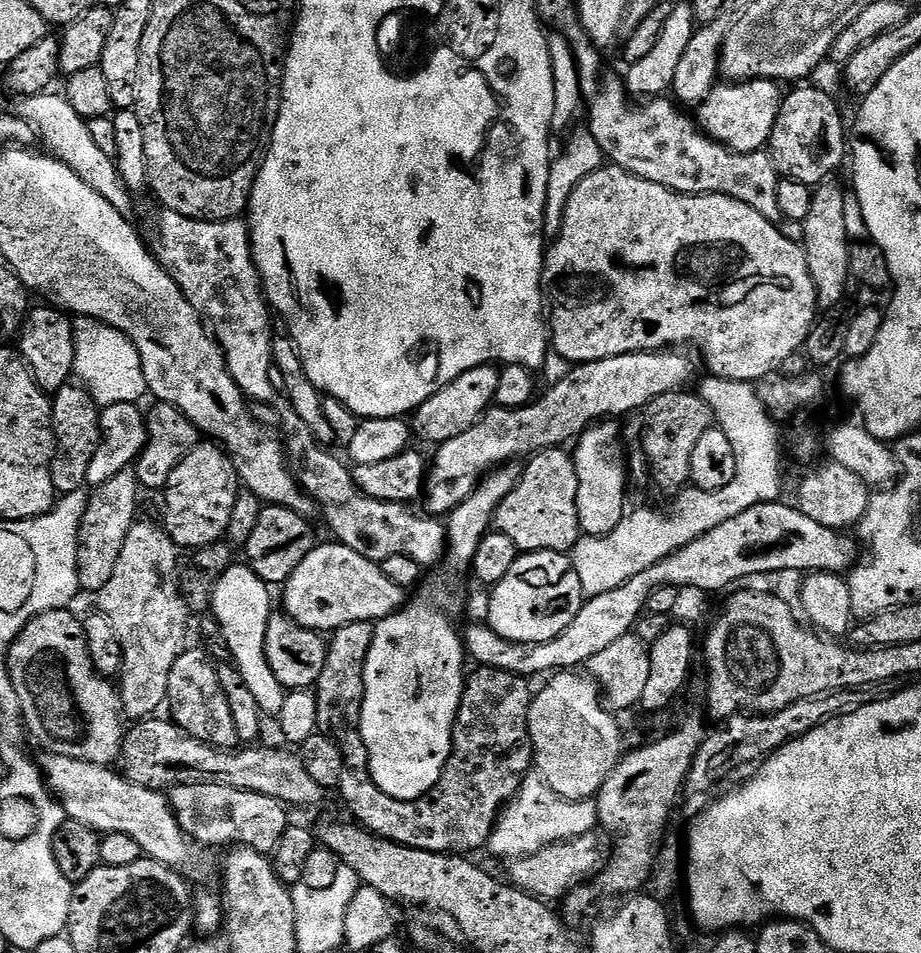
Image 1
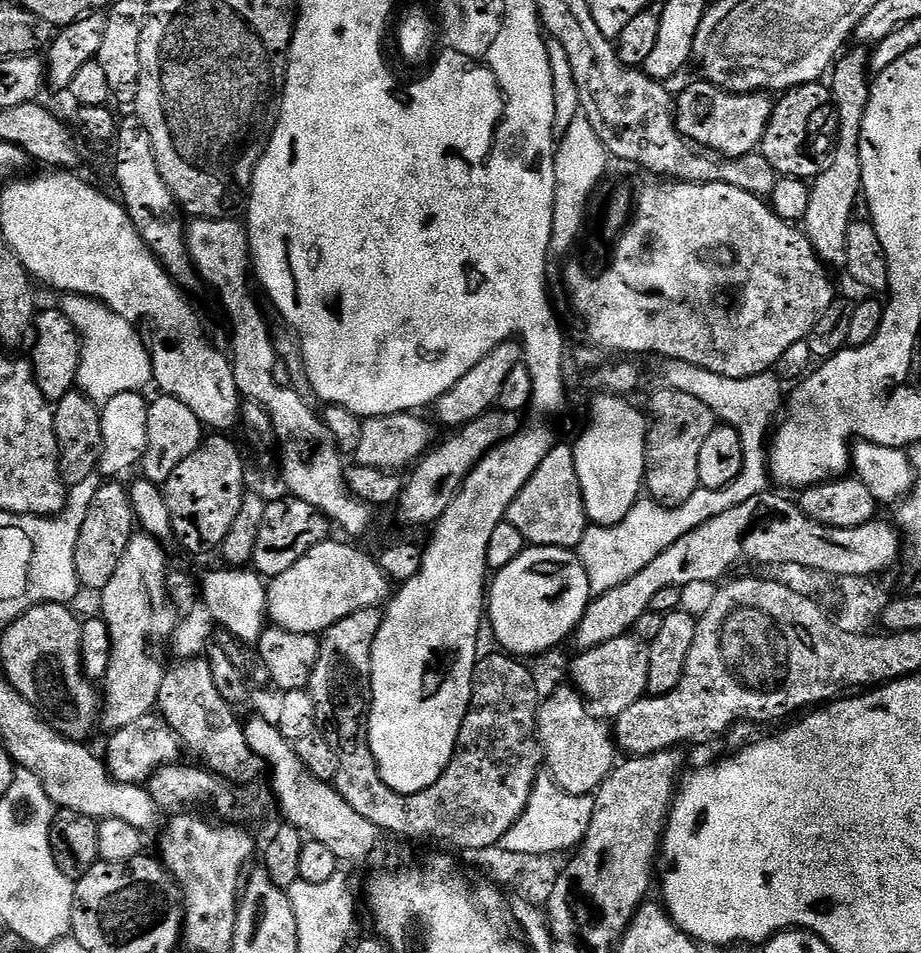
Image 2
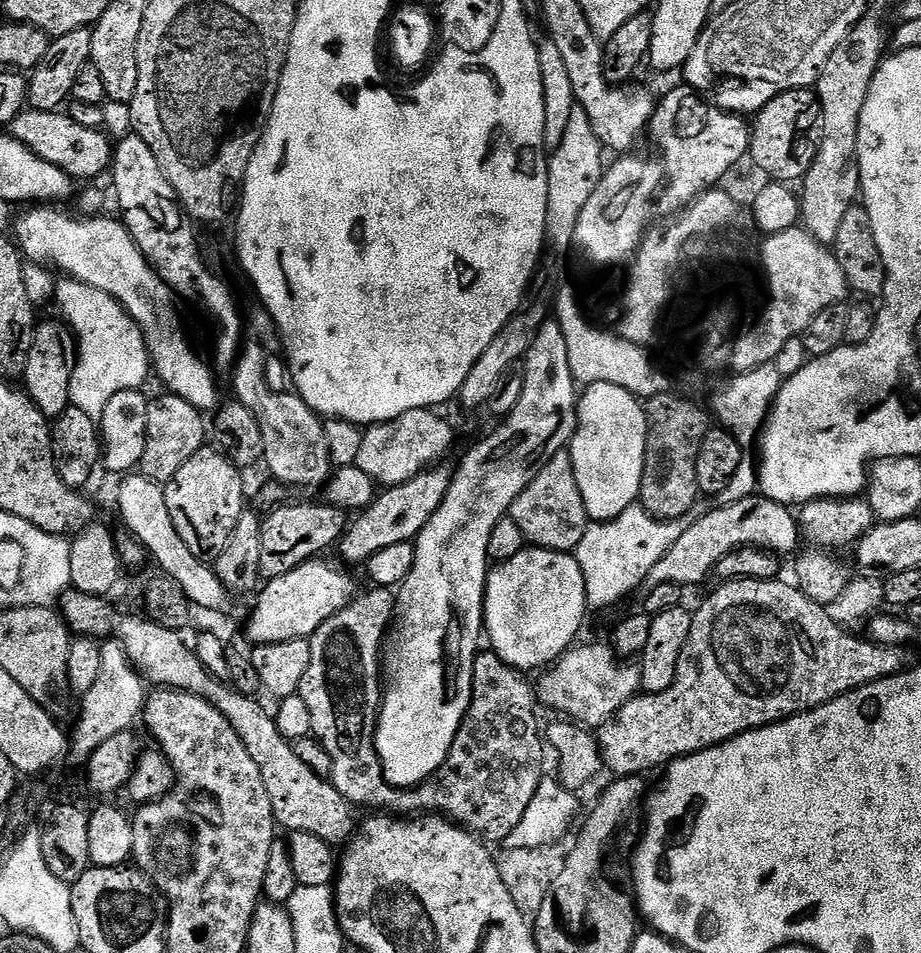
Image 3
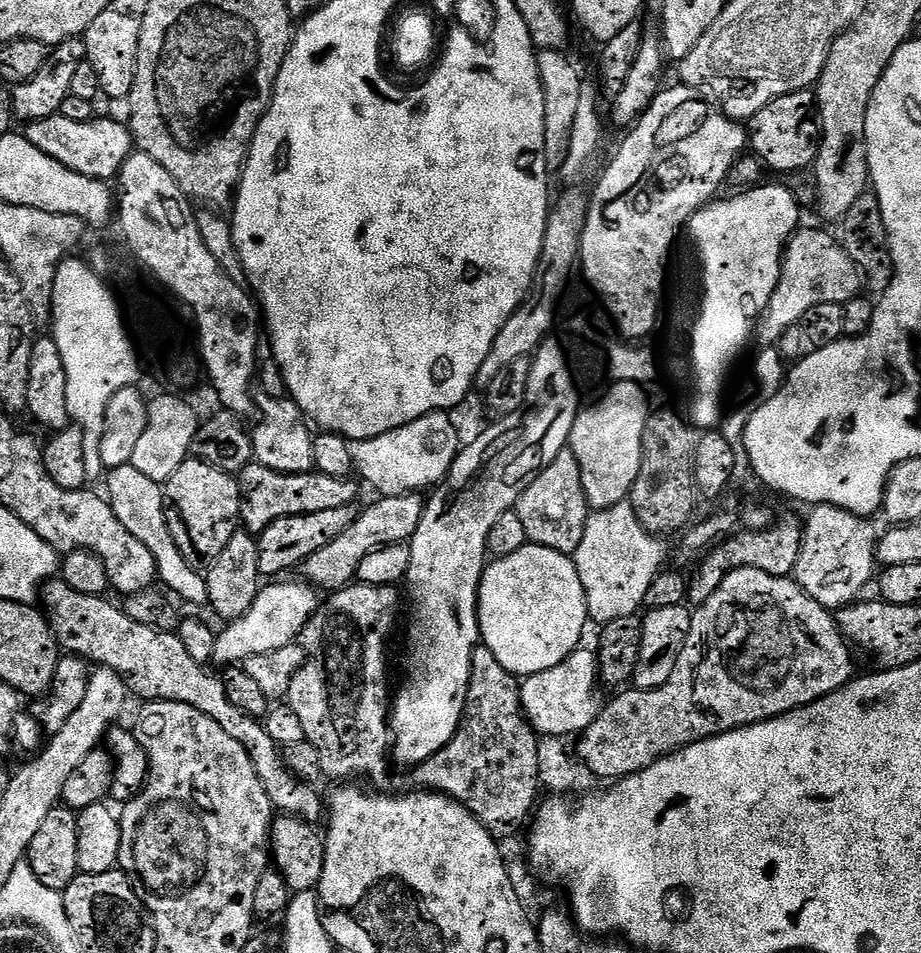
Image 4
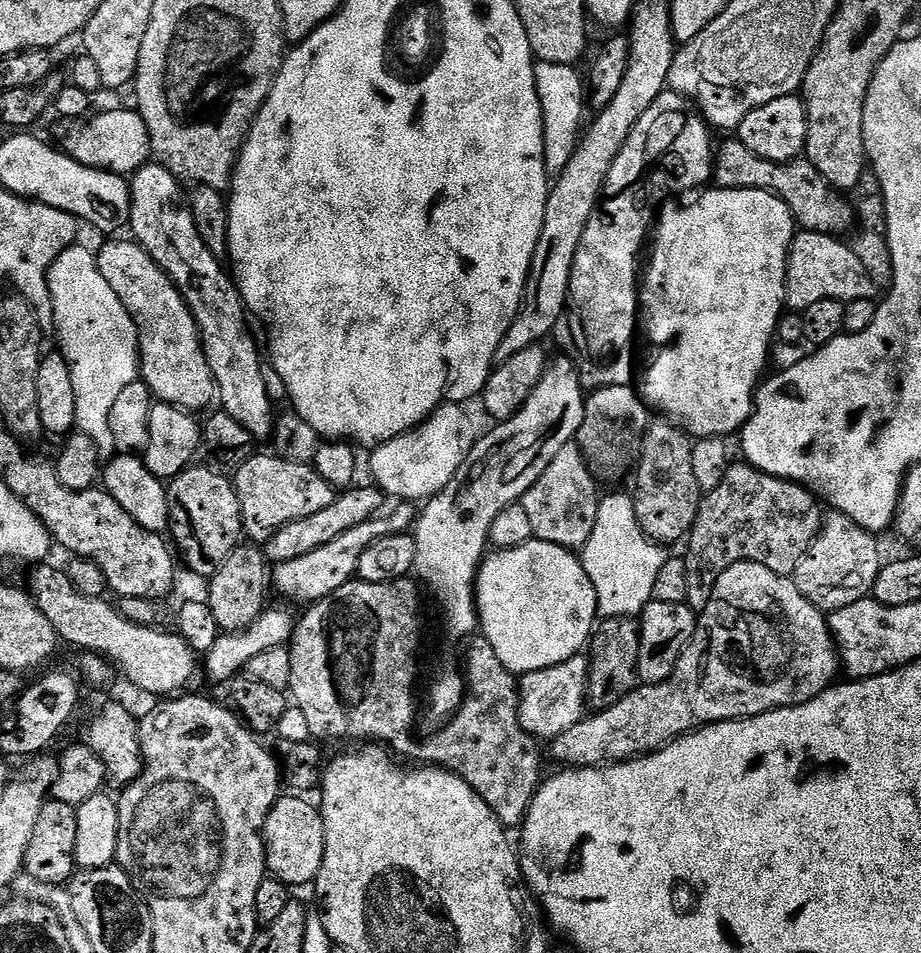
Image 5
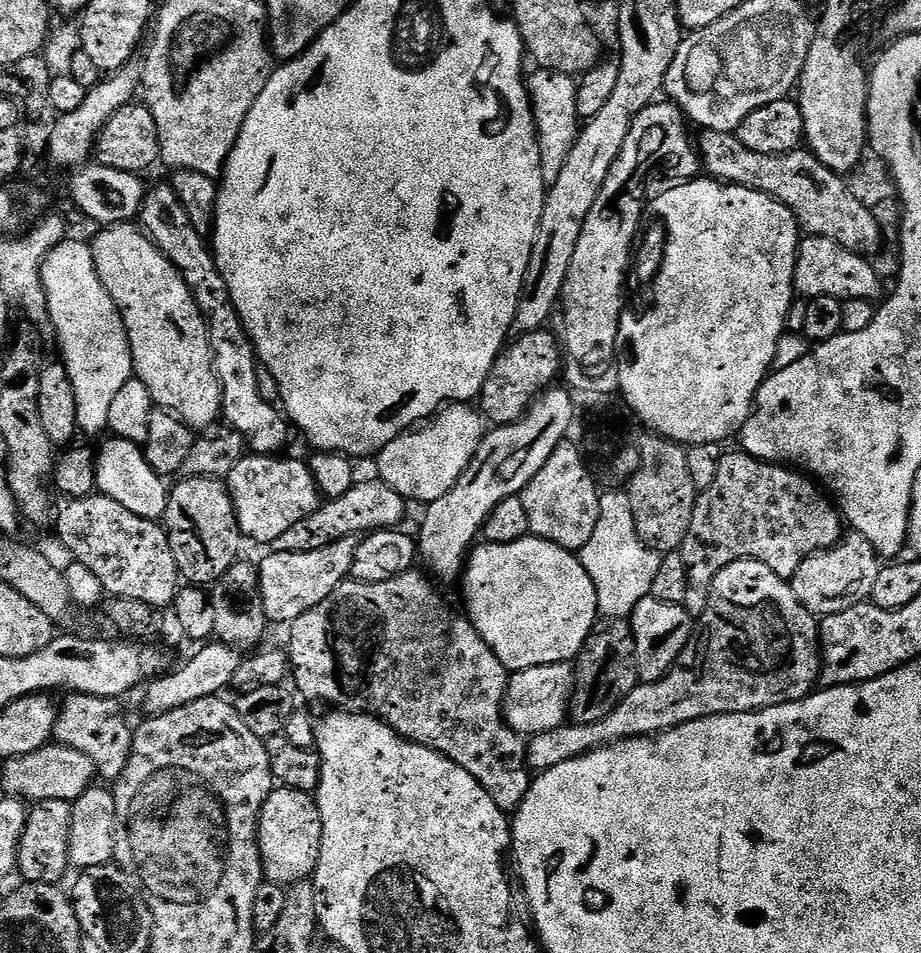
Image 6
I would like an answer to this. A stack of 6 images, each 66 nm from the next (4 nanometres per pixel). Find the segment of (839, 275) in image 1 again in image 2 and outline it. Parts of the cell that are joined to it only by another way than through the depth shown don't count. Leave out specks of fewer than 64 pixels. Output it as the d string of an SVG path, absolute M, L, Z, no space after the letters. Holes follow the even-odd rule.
M852 46L837 59L831 69L830 87L834 109L834 143L828 164L811 181L808 193L810 206L802 221L802 231L812 244L812 249L825 265L843 265L846 250L847 228L854 221L852 211L856 199L862 196L862 168L860 166L860 131L866 114L870 91L870 52L864 46Z

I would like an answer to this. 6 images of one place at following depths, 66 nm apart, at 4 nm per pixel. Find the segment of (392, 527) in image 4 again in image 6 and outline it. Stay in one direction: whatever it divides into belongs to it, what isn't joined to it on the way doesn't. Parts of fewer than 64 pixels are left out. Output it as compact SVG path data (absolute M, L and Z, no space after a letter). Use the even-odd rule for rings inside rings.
M347 536L336 544L322 546L322 550L269 551L269 556L258 564L260 592L269 621L273 625L291 625L293 620L306 614L306 610L314 610L314 606L330 598L330 594L334 594L337 586L351 577L357 543L357 537Z

